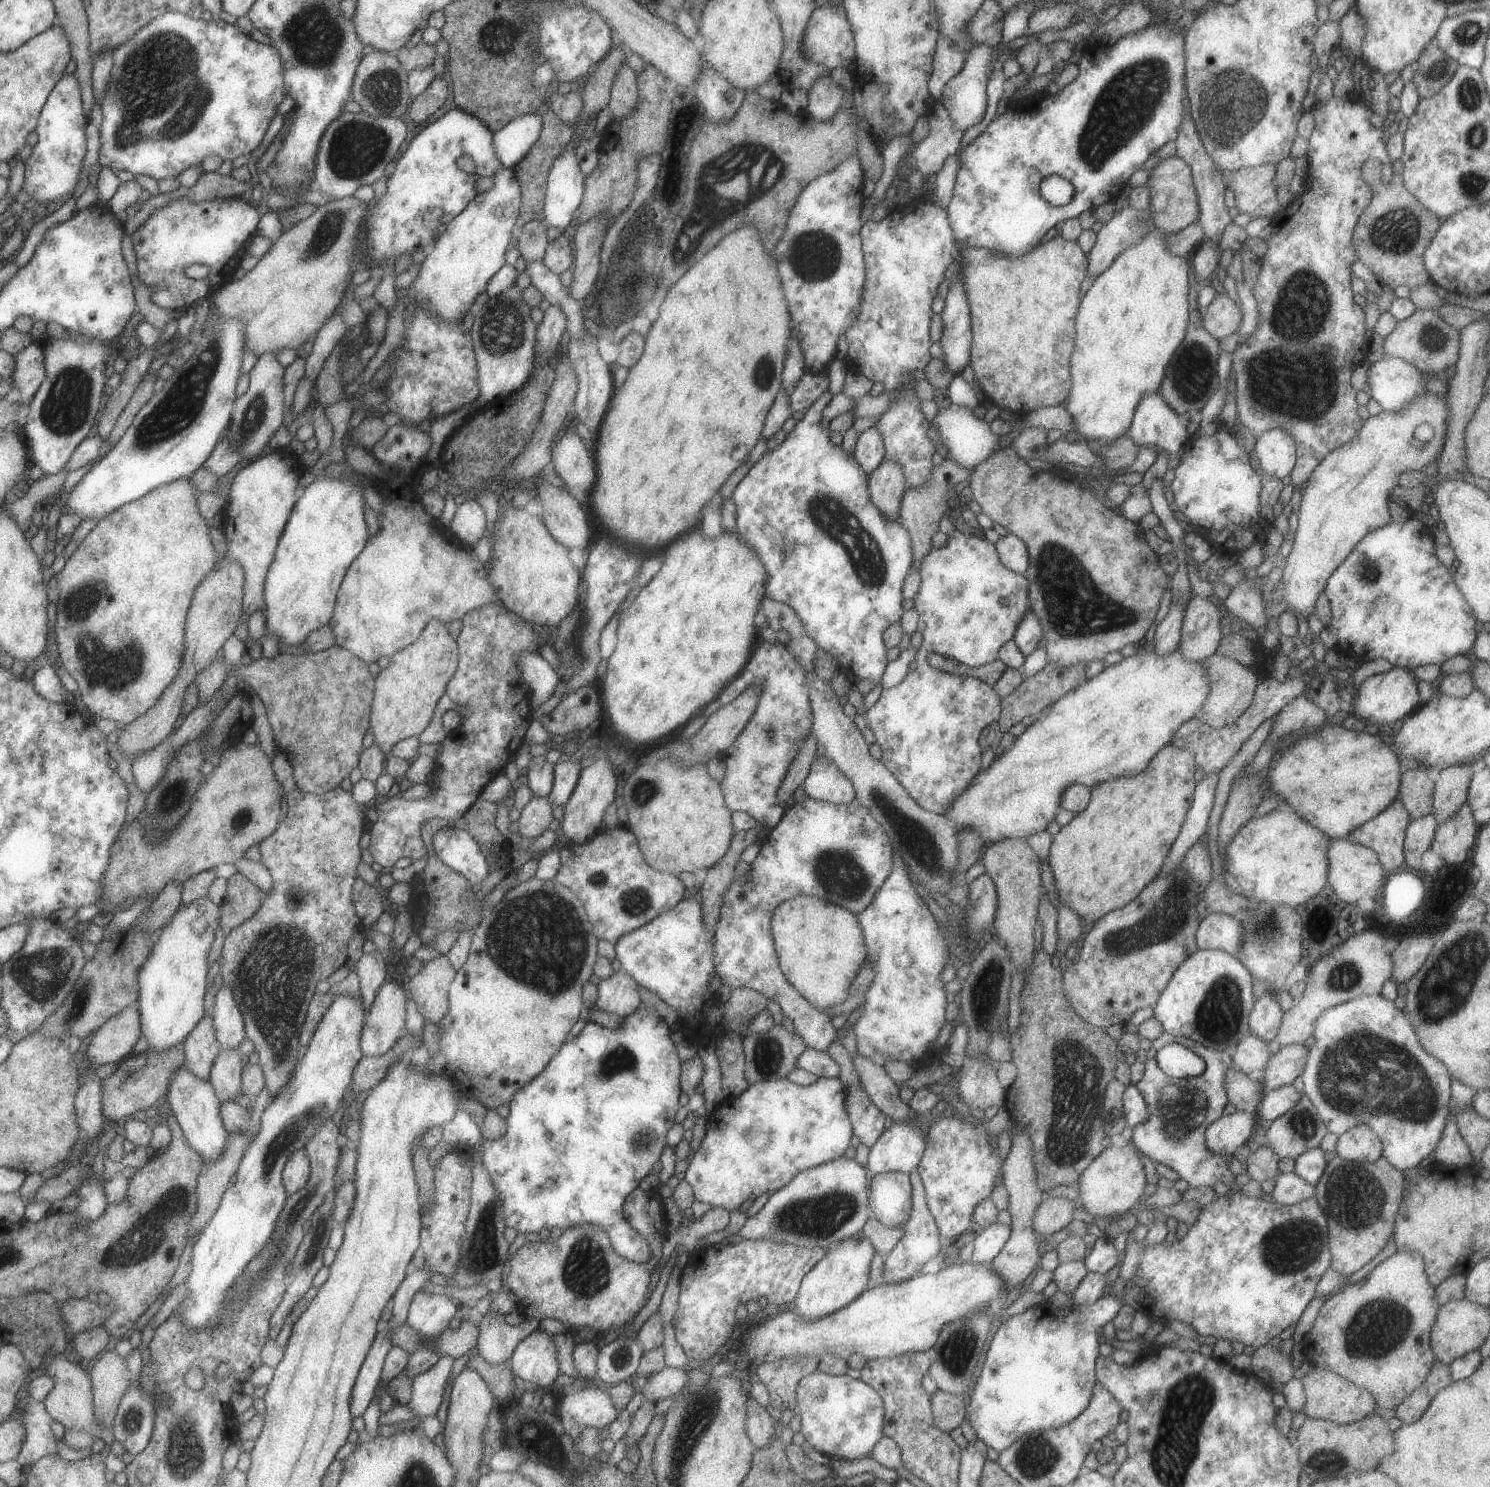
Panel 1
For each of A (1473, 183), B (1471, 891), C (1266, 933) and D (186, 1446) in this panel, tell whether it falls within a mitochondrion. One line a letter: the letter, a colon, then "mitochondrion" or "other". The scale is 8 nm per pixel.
A: mitochondrion
B: other
C: mitochondrion
D: mitochondrion

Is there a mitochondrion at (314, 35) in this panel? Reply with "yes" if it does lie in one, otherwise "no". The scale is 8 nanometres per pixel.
yes

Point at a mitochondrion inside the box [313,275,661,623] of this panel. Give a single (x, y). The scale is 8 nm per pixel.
(501, 332)

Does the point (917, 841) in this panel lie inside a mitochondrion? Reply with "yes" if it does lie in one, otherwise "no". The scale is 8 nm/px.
yes

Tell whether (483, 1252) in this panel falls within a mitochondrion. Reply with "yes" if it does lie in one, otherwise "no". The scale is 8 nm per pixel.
yes

